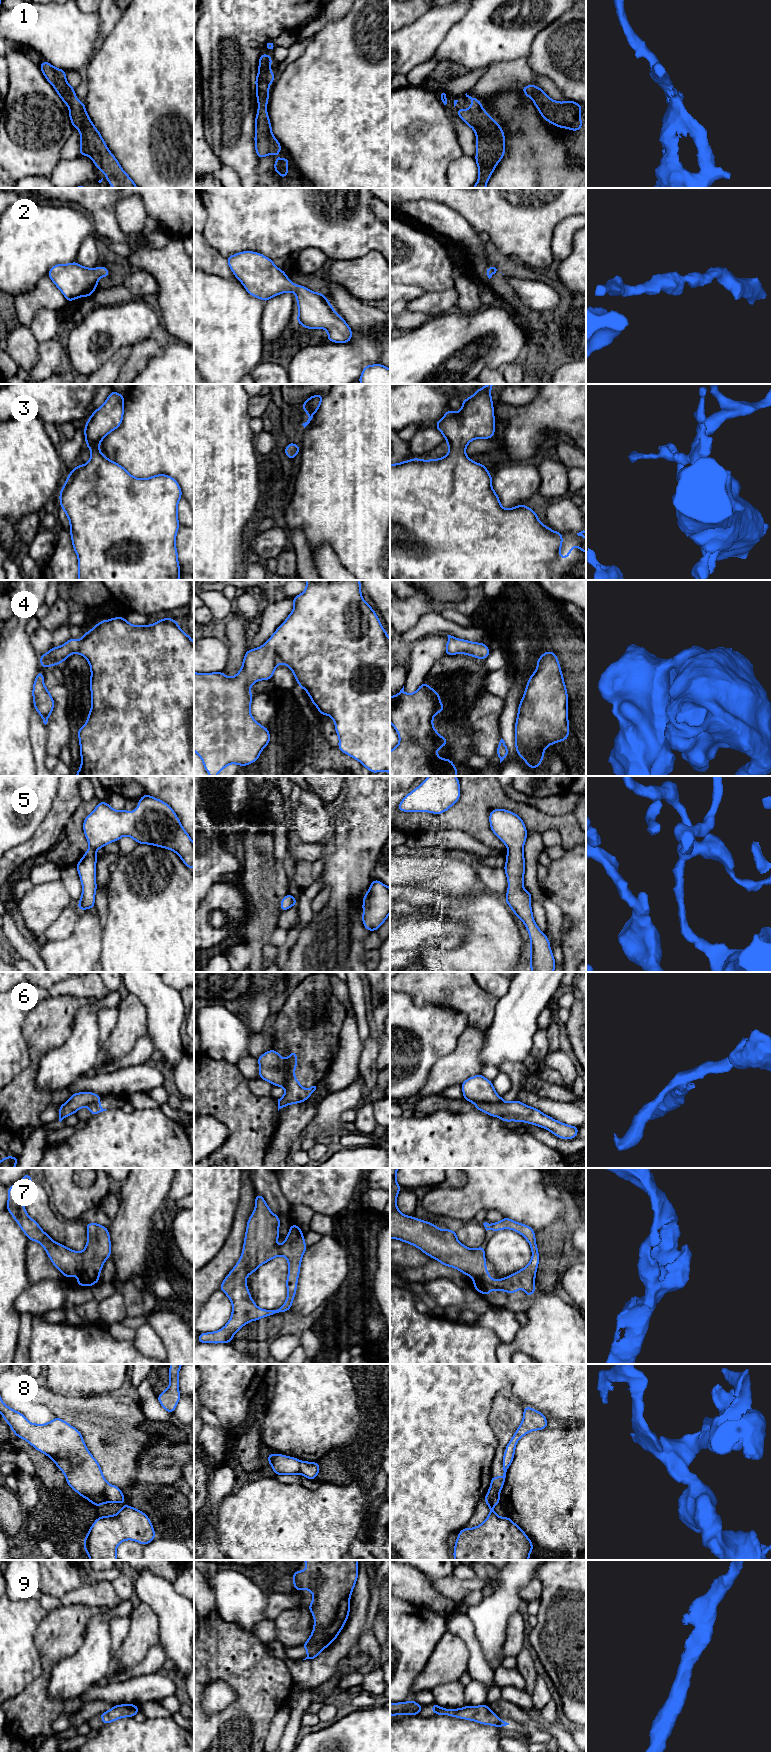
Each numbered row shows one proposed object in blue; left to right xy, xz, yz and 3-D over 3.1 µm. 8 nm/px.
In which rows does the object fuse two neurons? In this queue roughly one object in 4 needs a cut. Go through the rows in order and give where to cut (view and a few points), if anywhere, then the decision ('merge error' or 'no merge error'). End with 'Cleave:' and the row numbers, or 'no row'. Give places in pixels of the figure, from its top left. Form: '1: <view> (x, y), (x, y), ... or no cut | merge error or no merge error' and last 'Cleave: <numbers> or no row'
1: no cut | no merge error
2: no cut | no merge error
3: no cut | no merge error
4: no cut | no merge error
5: no cut | no merge error
6: xz (289, 1056), (285, 1064), (288, 1077), (281, 1086) | merge error
7: no cut | no merge error
8: xy (108, 1484), (104, 1492), (106, 1501) | merge error
9: no cut | no merge error
Cleave: 6, 8

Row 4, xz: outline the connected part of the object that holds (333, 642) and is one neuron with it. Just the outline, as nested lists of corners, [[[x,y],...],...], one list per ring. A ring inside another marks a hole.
[[[306,580],[306,589],[291,599],[294,602],[292,612],[264,645],[247,650],[243,658],[242,668],[234,677],[227,677],[222,671],[194,672],[194,751],[202,759],[203,766],[210,776],[217,776],[229,764],[244,767],[258,760],[261,751],[270,743],[270,733],[267,727],[260,725],[251,715],[250,706],[254,696],[251,694],[250,688],[257,681],[271,680],[276,667],[281,663],[290,668],[297,684],[308,693],[310,700],[321,715],[329,715],[334,720],[335,731],[339,737],[338,749],[358,760],[371,773],[381,771],[390,773],[390,639],[373,608],[363,600],[360,580]]]

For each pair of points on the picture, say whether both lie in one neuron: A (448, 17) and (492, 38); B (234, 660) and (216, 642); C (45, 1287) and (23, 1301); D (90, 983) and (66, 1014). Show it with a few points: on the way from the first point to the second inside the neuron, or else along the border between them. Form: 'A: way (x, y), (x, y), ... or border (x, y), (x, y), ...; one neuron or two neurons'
A: border (468, 10), (452, 26), (443, 40); two neurons
B: border (223, 637), (228, 647), (228, 660), (222, 671); two neurons
C: way (40, 1292), (31, 1301), (28, 1301); one neuron
D: border (56, 996), (73, 995), (95, 999); two neurons

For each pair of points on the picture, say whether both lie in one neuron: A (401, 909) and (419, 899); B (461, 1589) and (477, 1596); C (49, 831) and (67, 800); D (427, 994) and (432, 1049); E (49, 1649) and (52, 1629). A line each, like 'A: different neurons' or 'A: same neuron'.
A: different neurons
B: different neurons
C: same neuron
D: different neurons
E: same neuron

